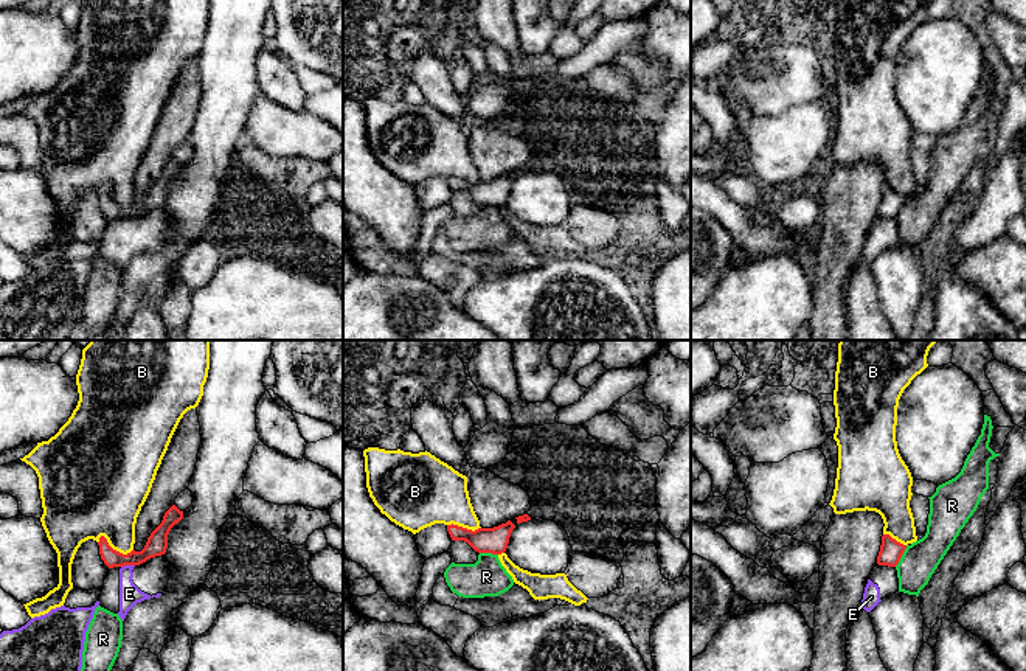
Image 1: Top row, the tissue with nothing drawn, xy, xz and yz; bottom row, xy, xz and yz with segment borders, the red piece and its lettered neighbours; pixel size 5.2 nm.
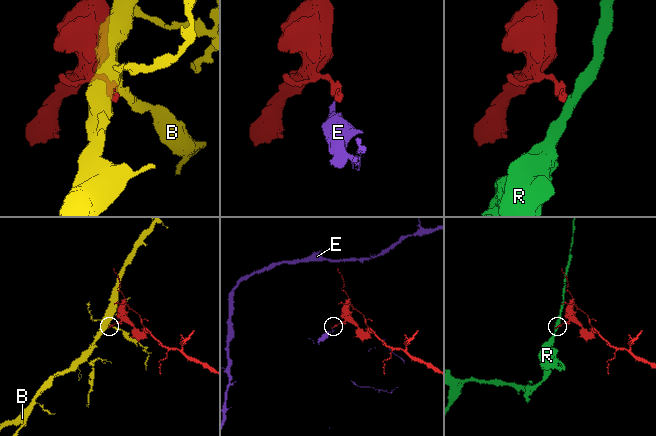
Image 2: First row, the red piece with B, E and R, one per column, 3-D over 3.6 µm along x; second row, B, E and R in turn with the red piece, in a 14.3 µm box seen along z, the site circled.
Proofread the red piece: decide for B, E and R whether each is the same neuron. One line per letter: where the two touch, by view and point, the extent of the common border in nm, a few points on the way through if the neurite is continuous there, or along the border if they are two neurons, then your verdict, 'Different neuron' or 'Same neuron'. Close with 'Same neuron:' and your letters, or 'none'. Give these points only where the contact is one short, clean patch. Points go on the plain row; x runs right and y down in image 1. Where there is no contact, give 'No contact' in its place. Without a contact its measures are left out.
B: Touches red at xy (115, 202). Shared border 200 nm. Boundary: xy (98, 190), (103, 188), (114, 201), (123, 205), (132, 202). Different neuron
E: Touches red at xy (128, 216). Shared border 70 nm. Boundary: xy (134, 216), (121, 219). Different neuron
R: Touches red at yz (901, 208). Shared border 130 nm. Boundary: yz (907, 198), (894, 218). Different neuron
Same neuron: none

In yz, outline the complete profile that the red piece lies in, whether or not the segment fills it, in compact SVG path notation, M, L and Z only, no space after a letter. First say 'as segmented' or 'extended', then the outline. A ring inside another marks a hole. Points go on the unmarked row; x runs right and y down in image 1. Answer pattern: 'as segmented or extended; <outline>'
as segmented; M889 186L882 188L882 197L877 208L879 217L896 219L905 203L906 197L897 194Z

